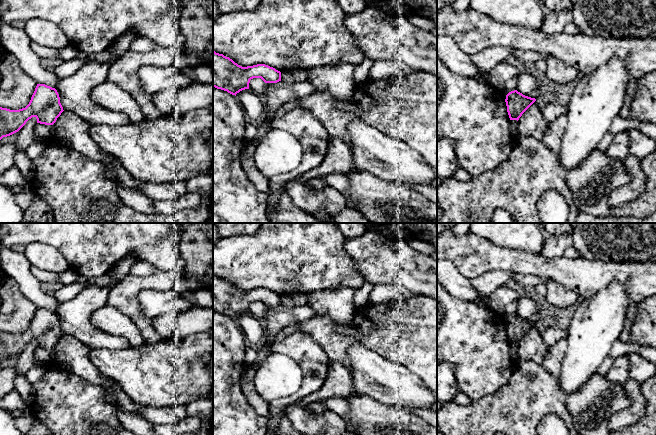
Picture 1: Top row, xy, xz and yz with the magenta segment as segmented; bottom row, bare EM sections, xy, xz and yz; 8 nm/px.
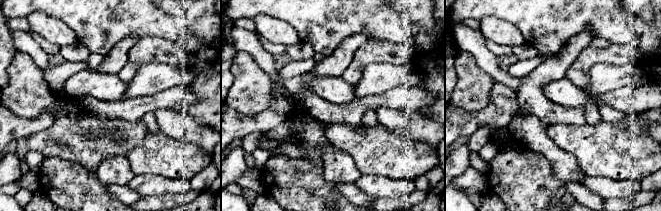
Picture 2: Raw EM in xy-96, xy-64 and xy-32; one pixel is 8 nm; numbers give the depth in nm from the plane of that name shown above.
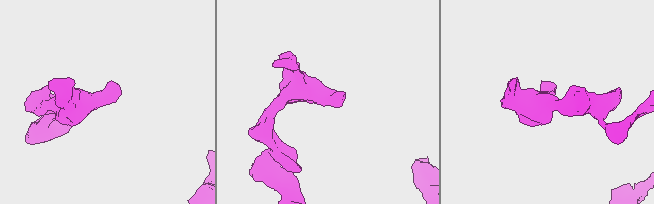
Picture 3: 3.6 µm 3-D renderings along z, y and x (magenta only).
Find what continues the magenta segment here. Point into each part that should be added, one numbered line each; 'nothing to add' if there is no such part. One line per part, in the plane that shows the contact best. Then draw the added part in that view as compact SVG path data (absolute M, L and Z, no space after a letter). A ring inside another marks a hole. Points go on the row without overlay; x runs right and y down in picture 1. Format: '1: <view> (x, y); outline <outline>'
nothing to add

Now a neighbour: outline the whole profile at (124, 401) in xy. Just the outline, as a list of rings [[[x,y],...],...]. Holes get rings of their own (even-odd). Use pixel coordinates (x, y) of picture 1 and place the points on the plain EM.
[[[115,381],[114,393],[116,395],[118,406],[120,406],[125,412],[135,414],[140,416],[137,413],[138,404],[133,402],[122,390],[121,386]]]

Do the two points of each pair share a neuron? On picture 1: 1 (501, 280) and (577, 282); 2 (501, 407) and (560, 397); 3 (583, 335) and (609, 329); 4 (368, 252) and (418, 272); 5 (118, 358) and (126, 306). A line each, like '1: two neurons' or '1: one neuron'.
1: two neurons
2: one neuron
3: one neuron
4: one neuron
5: two neurons

